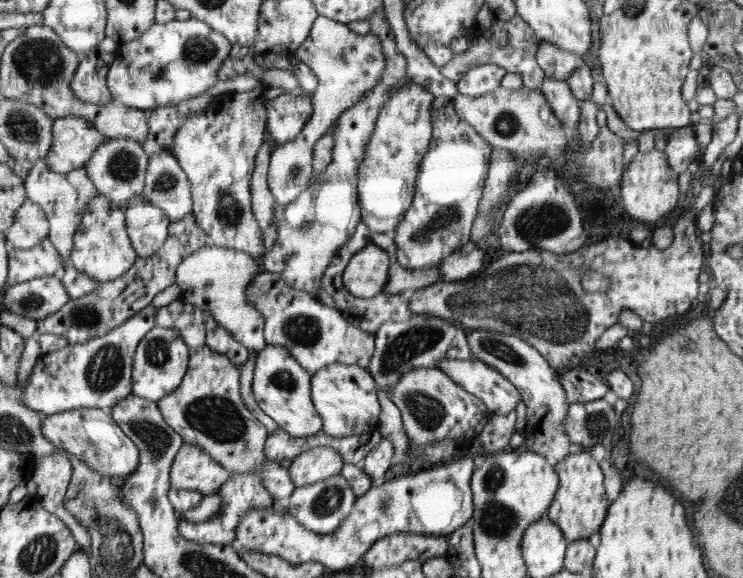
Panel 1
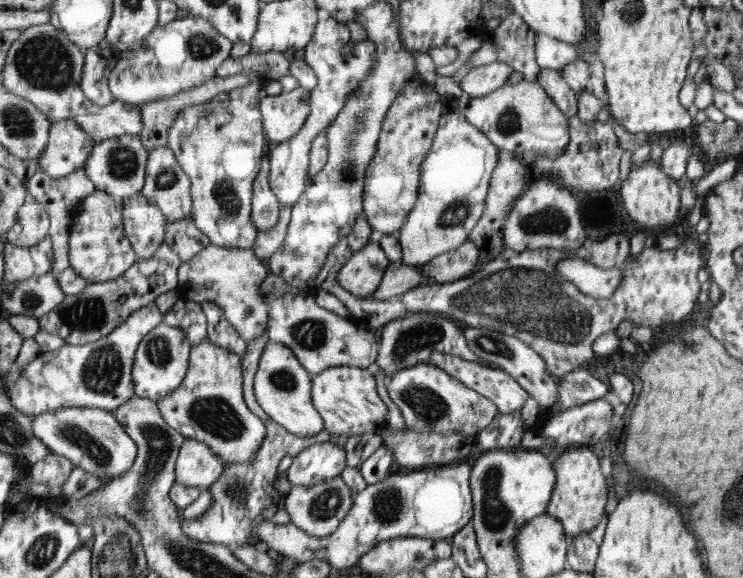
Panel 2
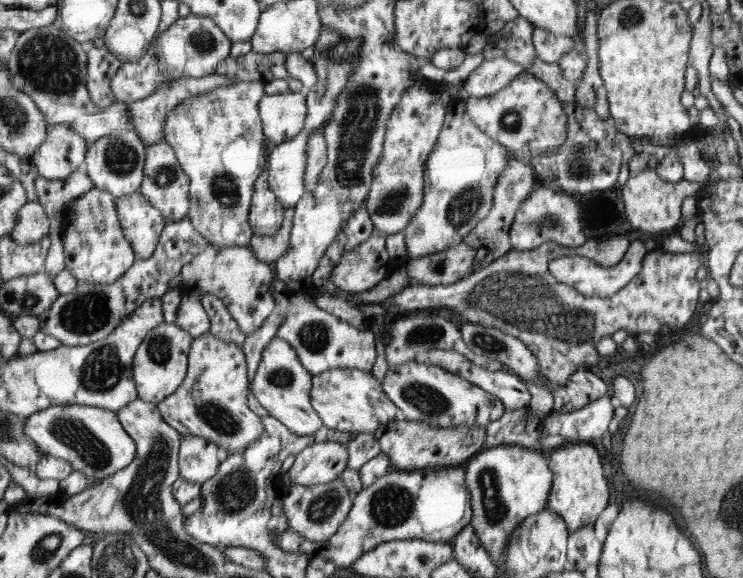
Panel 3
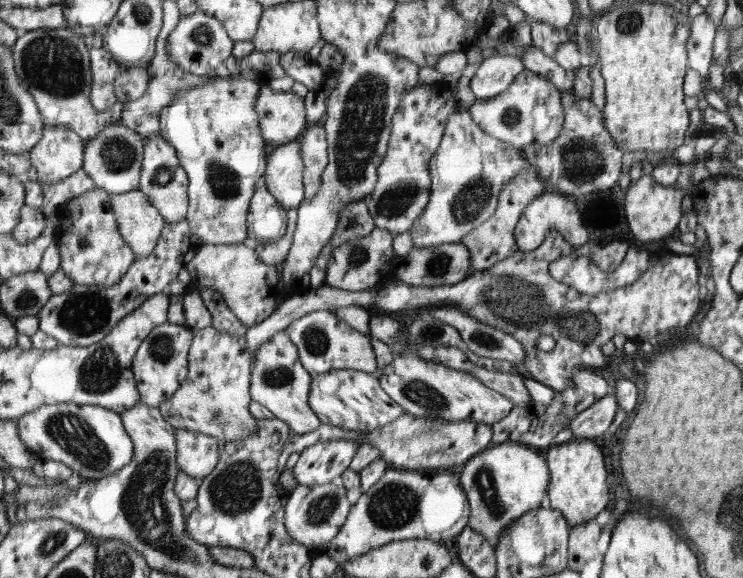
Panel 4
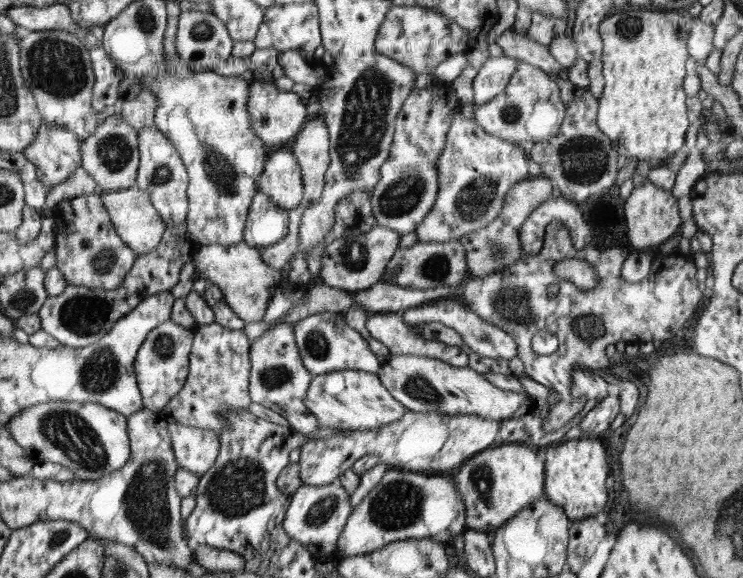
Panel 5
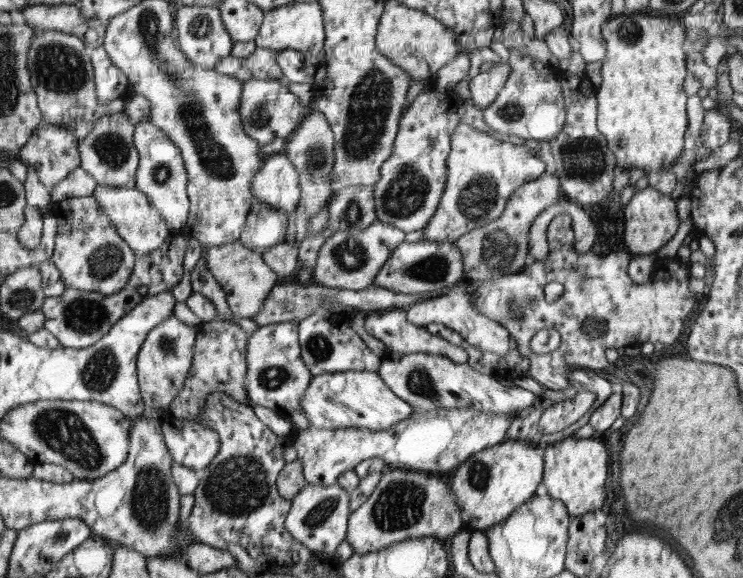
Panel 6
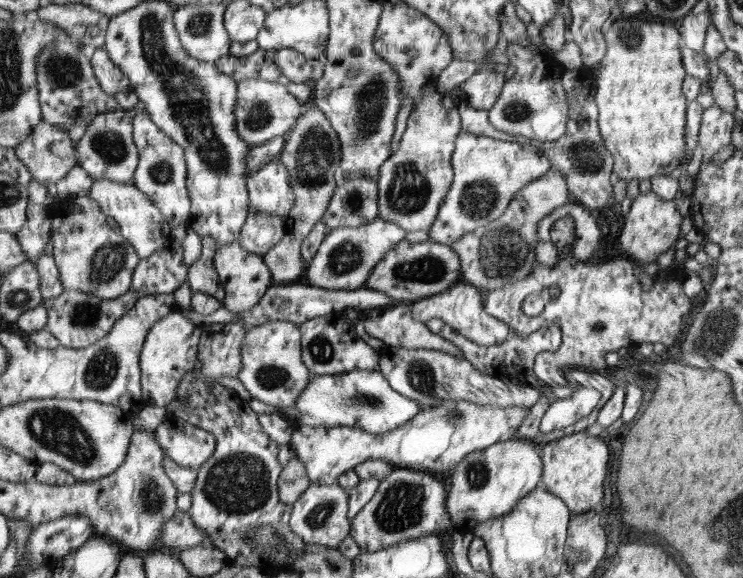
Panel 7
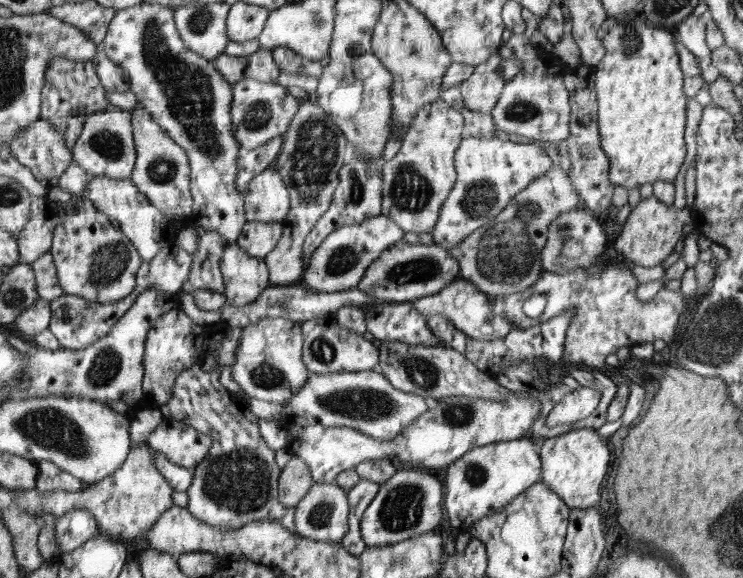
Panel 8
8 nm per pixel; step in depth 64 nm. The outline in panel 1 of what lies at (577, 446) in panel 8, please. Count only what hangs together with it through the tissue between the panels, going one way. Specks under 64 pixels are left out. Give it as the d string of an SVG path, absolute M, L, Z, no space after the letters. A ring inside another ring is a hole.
M585 449L580 453L566 455L564 460L556 464L561 484L558 485L557 496L554 497L546 516L561 527L571 541L590 538L600 530L606 518L610 501L606 497L604 475L598 463L589 450Z

